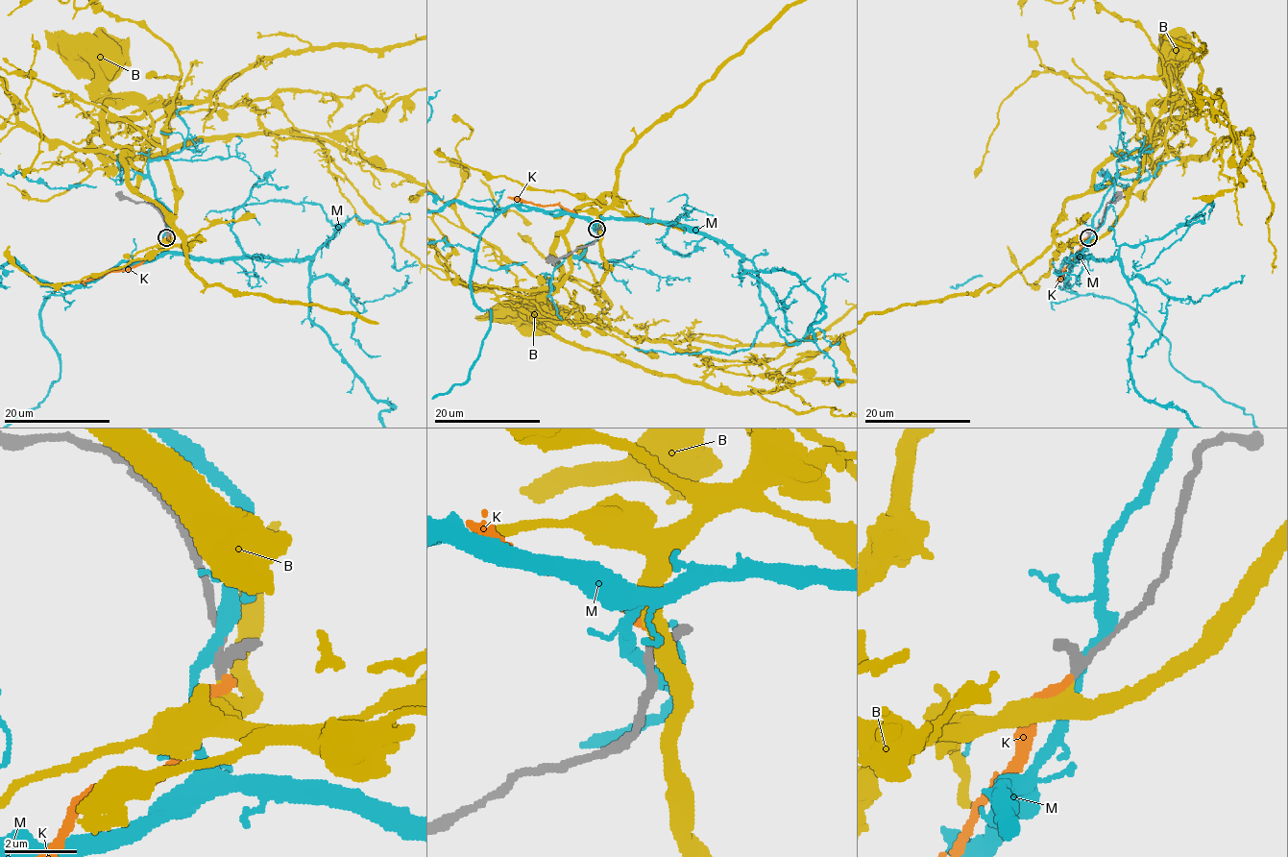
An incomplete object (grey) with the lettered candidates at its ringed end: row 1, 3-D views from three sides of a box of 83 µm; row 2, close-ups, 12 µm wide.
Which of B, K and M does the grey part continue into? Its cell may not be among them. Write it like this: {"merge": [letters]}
{"merge": ["B"]}

